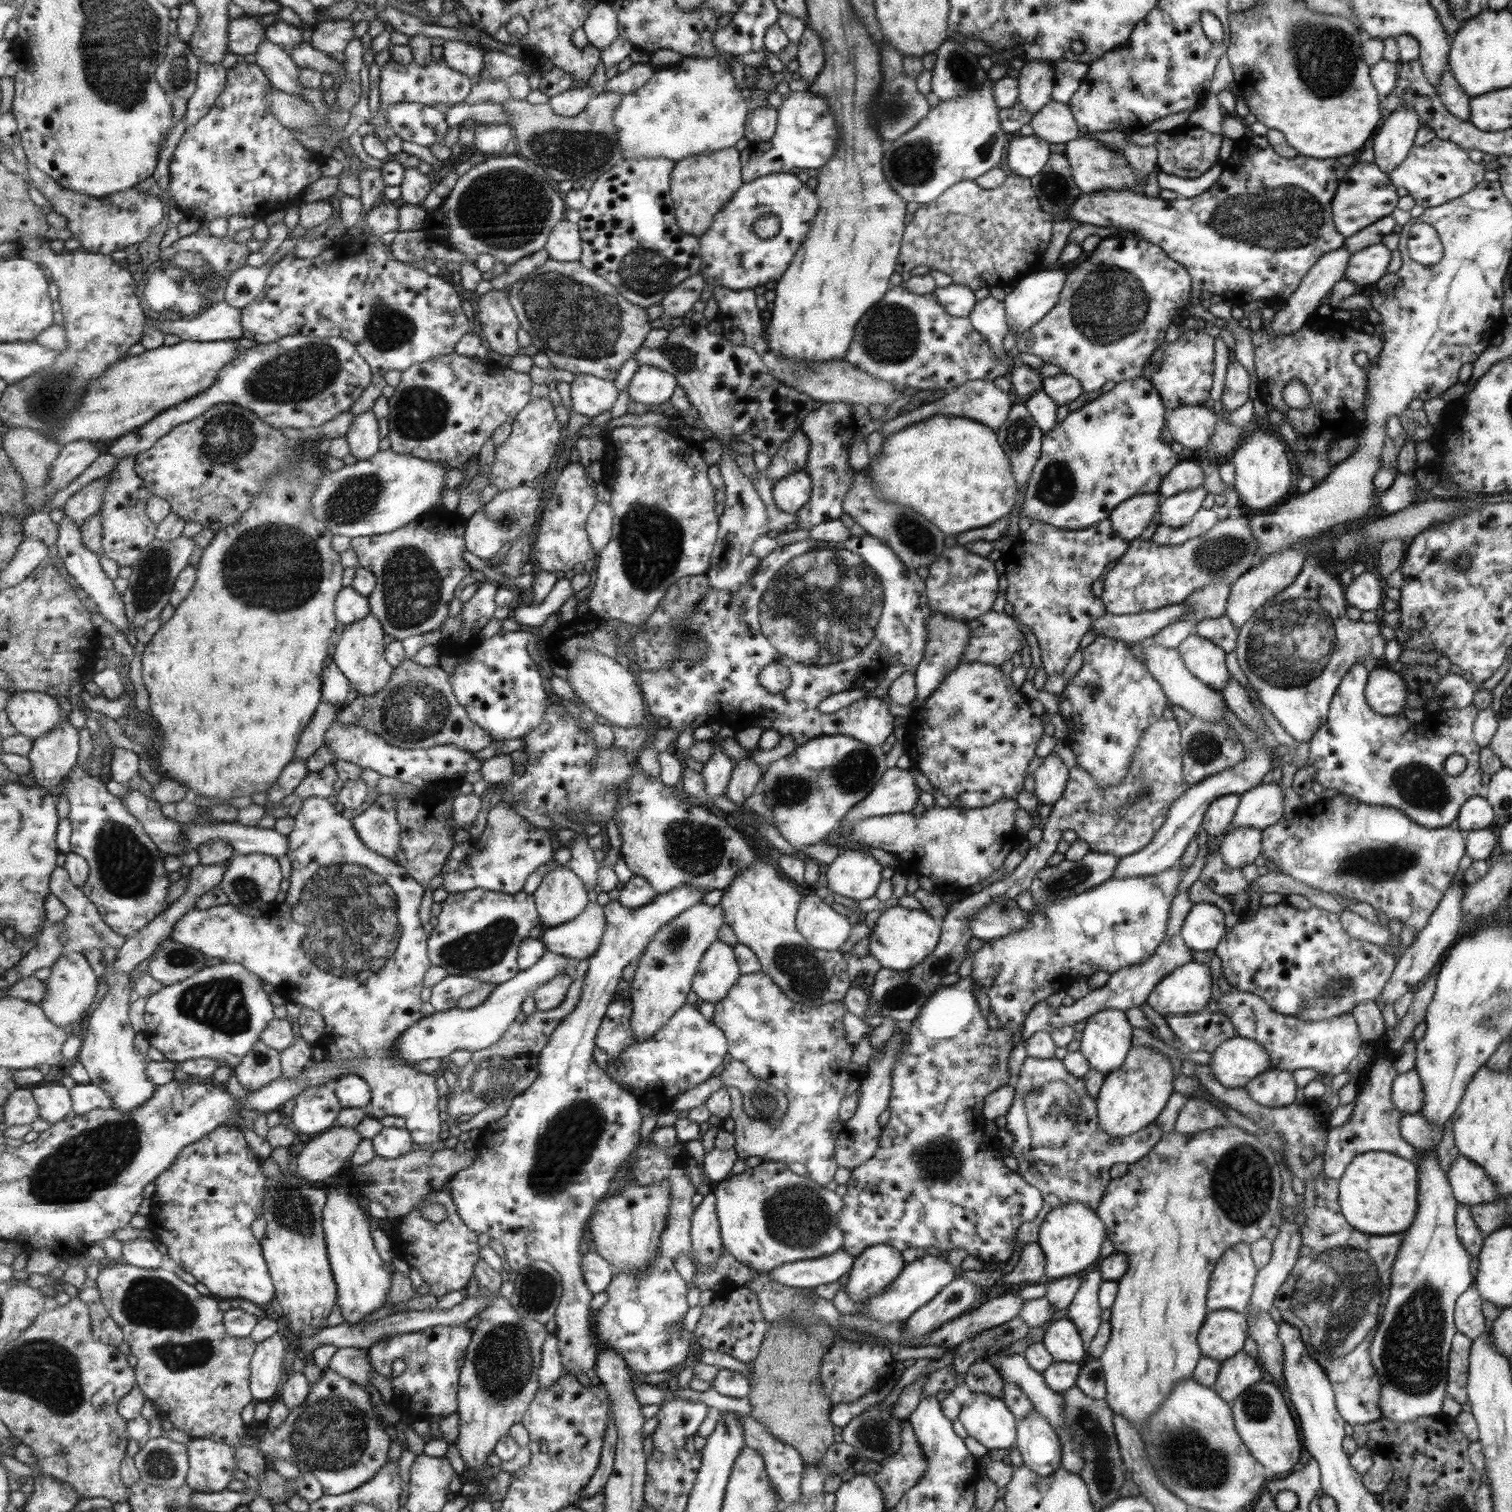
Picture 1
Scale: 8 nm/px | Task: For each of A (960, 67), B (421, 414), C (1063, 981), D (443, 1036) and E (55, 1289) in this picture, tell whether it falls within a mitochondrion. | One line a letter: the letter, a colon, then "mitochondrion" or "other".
A: mitochondrion
B: mitochondrion
C: other
D: other
E: other

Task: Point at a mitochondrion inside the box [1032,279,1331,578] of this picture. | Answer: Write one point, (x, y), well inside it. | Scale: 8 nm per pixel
(1221, 553)

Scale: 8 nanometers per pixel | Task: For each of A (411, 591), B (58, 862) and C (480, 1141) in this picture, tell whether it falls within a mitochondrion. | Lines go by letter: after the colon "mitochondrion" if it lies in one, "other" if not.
A: mitochondrion
B: other
C: other

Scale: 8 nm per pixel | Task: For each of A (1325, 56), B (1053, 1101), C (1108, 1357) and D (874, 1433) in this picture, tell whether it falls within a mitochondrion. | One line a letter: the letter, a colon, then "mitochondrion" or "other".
A: mitochondrion
B: mitochondrion
C: other
D: mitochondrion

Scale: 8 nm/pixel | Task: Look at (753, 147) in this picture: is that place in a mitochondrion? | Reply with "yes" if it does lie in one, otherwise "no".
no

